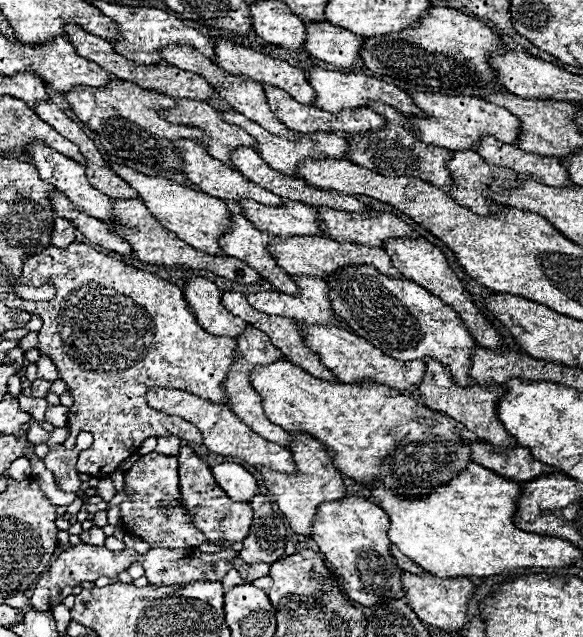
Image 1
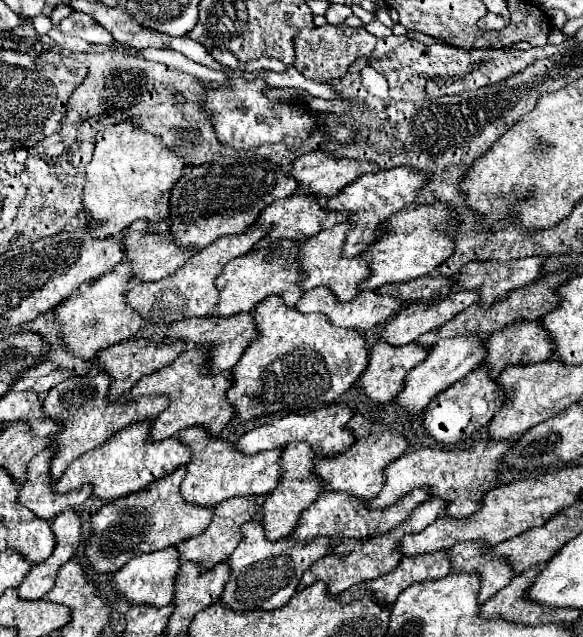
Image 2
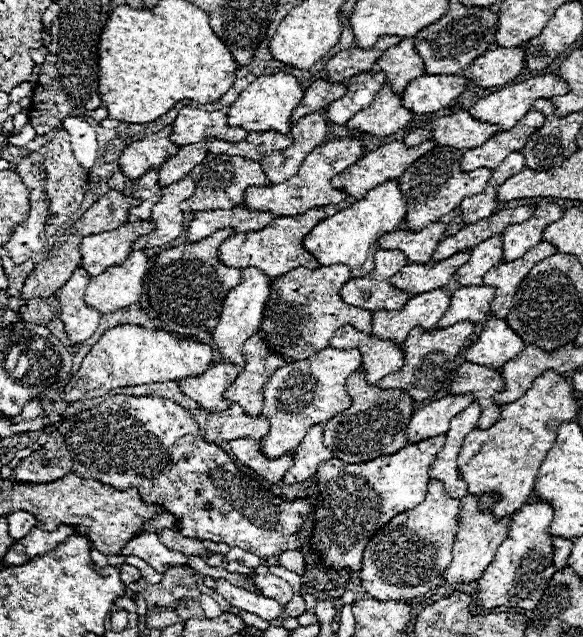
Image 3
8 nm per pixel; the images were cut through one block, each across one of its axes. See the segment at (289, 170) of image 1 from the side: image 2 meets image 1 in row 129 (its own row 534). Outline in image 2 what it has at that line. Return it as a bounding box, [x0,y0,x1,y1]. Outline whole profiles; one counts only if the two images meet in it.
[218,522,330,612]

